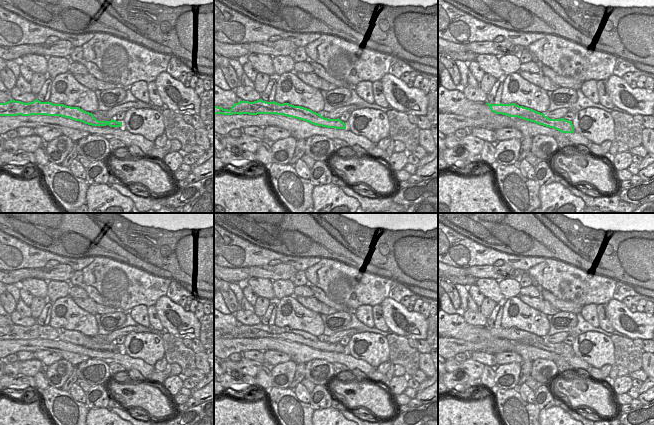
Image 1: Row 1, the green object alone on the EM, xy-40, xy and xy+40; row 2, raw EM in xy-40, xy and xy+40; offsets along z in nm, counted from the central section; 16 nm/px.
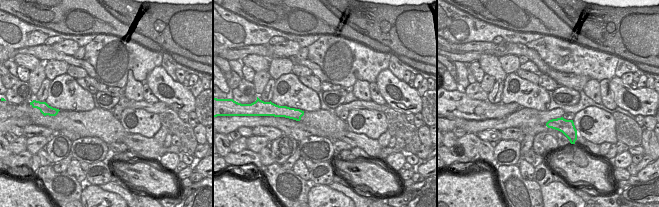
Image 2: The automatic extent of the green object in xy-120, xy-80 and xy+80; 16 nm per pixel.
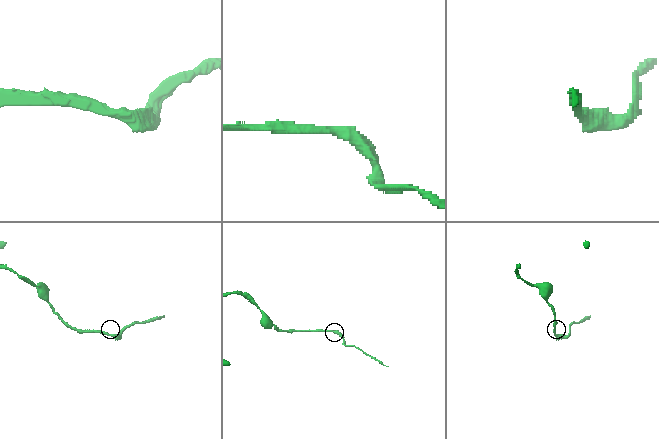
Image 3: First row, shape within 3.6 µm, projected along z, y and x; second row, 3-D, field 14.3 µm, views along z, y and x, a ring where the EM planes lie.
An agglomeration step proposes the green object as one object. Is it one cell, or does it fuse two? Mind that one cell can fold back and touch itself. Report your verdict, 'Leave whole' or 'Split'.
Leave whole

